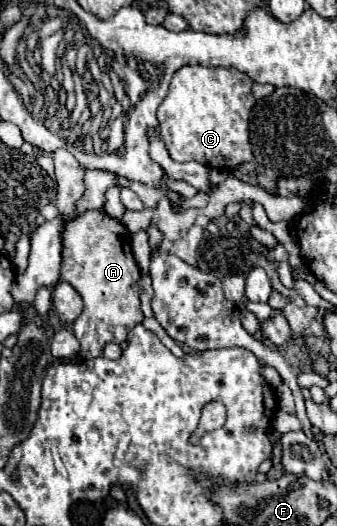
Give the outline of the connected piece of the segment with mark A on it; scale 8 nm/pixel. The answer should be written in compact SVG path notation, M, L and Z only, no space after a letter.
M89 210L63 230L61 276L83 298L85 308L73 322L73 332L81 342L81 356L87 360L103 356L107 342L121 344L131 326L143 322L139 302L139 266L131 250L131 236L125 226L101 210Z

